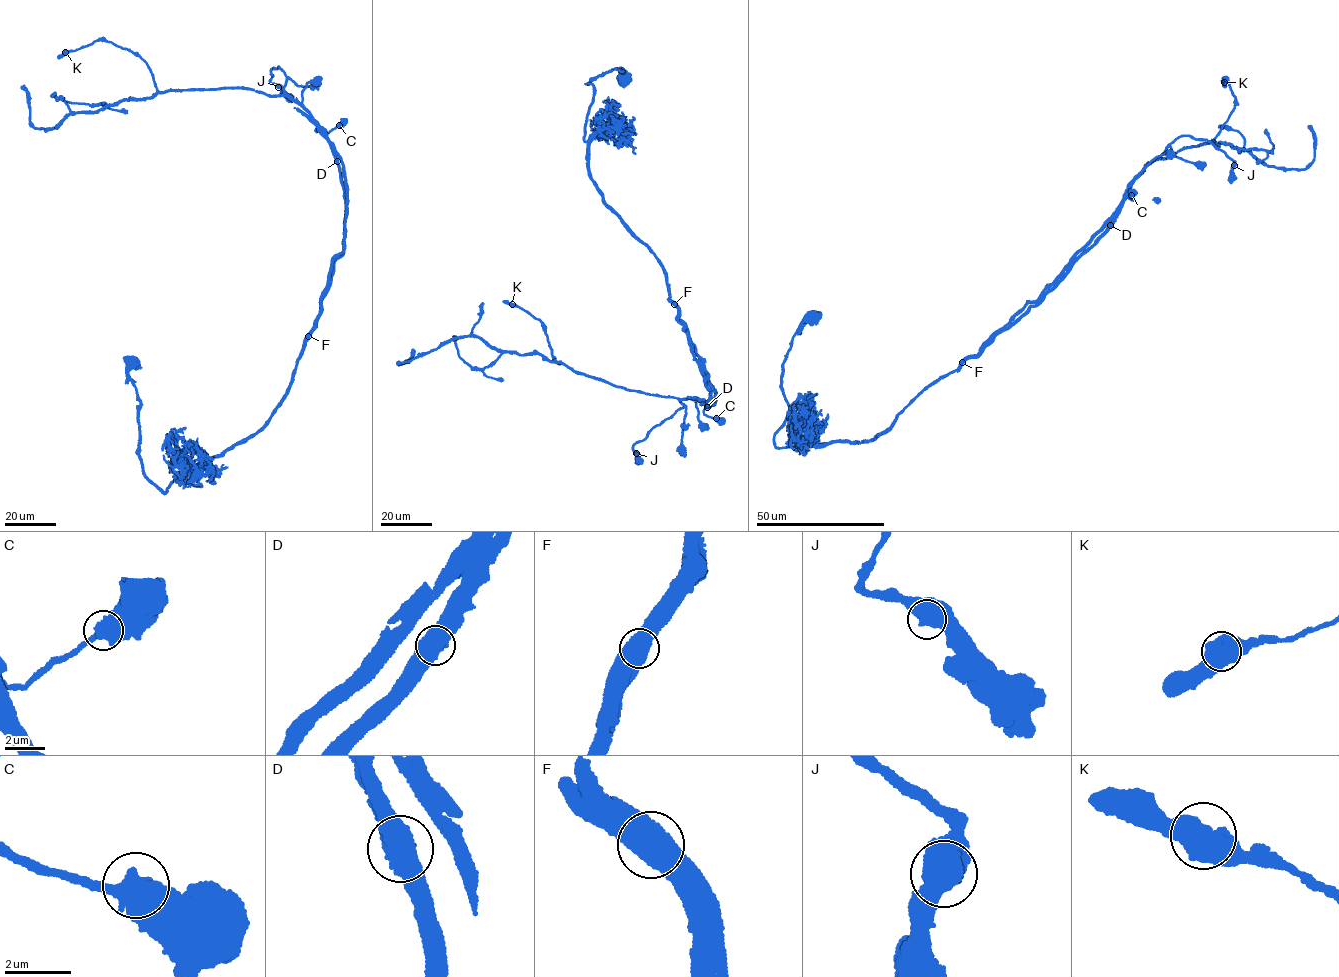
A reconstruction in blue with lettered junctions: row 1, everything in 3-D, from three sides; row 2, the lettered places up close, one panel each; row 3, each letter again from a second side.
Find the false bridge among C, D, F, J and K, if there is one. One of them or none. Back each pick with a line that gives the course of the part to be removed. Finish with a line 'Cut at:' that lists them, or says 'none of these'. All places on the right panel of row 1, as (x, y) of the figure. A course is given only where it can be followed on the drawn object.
F: (962, 362), (979, 355), (987, 343), (1041, 301), (1073, 260), (1105, 232), (1144, 170)
Cut at: F

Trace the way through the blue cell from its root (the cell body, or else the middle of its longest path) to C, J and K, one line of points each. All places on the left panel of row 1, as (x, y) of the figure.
C: (132, 363), (139, 458), (164, 492), (262, 427), (344, 249), (345, 197), (324, 131), (339, 125)
J: (132, 363), (139, 458), (165, 493), (285, 394), (346, 215), (334, 152), (278, 66), (278, 87)
K: (132, 363), (164, 492), (259, 431), (344, 249), (339, 163), (286, 96), (65, 52)

